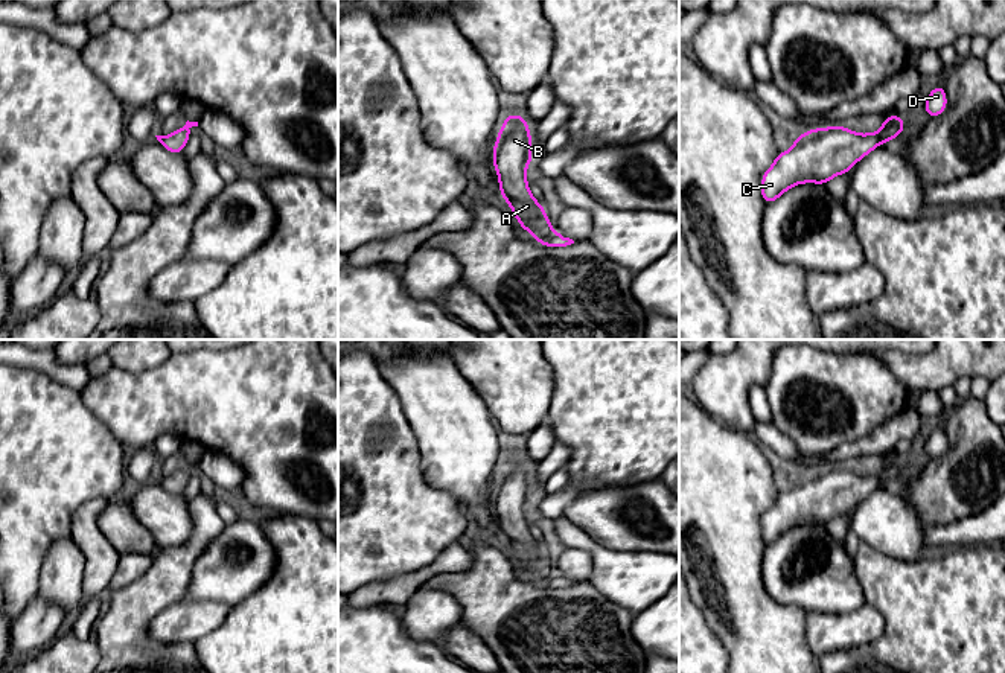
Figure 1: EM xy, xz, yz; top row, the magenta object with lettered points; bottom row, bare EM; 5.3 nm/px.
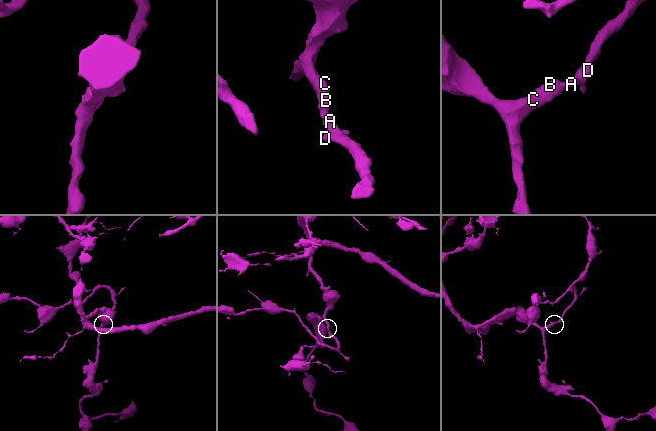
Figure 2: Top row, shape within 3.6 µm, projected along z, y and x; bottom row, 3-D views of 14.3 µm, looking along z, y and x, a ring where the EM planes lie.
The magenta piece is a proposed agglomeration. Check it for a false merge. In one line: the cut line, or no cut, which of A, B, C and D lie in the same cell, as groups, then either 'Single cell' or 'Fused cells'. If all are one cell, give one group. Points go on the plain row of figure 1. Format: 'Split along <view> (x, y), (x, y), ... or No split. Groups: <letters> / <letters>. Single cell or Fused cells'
No split. Groups: A B C D. Single cell

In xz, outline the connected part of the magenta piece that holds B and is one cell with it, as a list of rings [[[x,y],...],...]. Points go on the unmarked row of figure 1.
[[[509,455],[501,467],[493,489],[493,509],[499,521],[499,533],[510,545],[519,566],[530,573],[541,586],[566,588],[574,585],[551,569],[544,548],[534,541],[525,521],[531,504],[530,467],[522,455]]]

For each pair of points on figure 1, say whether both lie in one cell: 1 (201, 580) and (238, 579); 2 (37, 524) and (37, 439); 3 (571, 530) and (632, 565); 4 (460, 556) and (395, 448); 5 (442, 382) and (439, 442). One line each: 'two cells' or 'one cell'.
1: one cell
2: one cell
3: one cell
4: two cells
5: one cell

